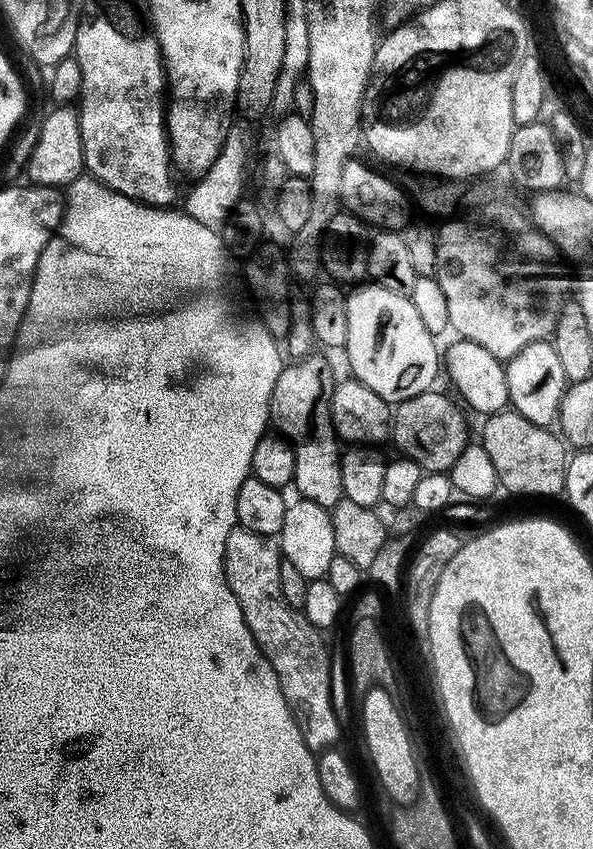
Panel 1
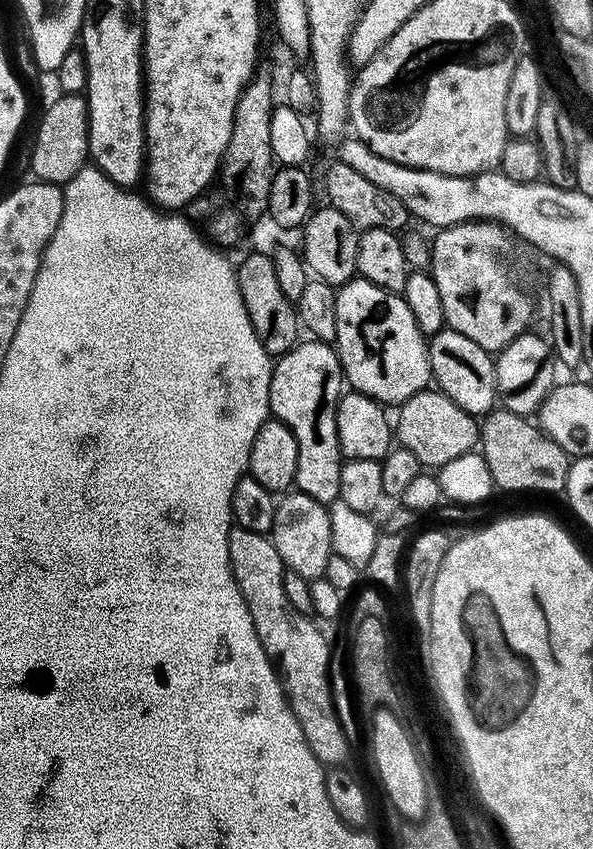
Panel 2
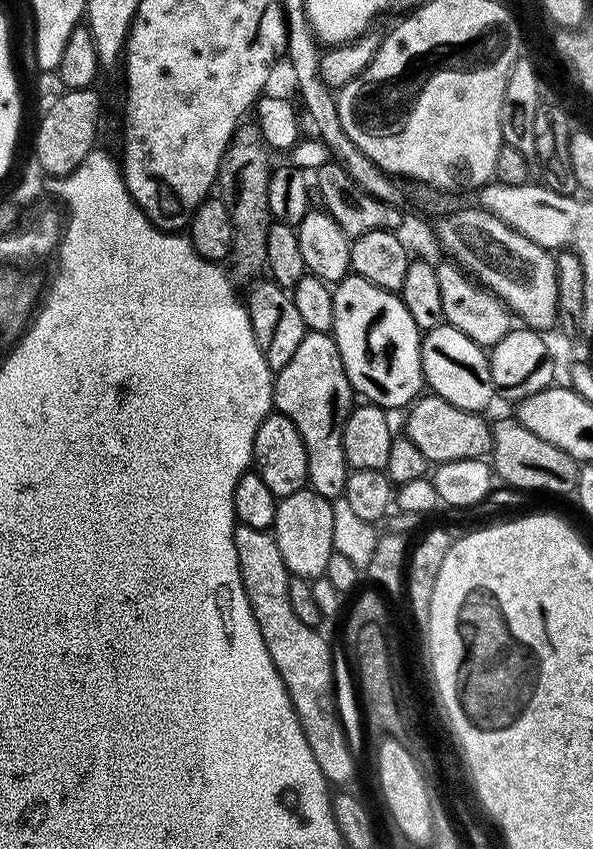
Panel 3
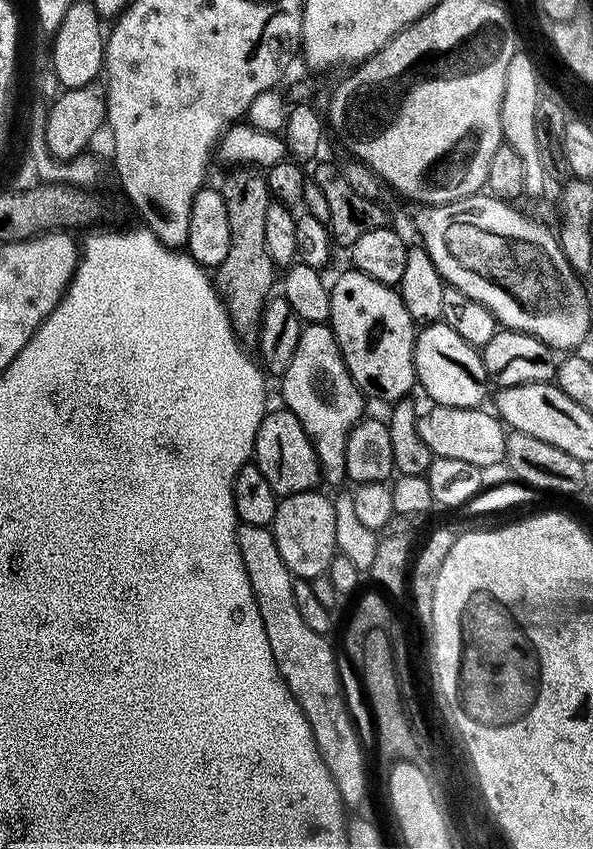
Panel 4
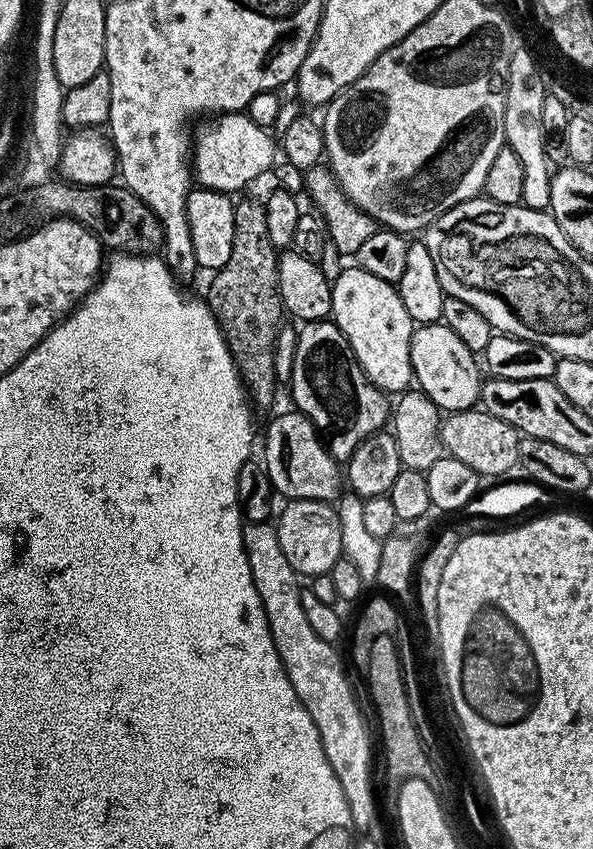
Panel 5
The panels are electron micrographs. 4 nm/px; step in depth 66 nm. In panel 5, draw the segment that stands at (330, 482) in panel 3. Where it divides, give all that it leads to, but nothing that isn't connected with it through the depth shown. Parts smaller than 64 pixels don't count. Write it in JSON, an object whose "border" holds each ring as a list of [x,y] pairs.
{"border":[[[331,319],[310,320],[299,329],[290,387],[295,411],[316,427],[337,462],[347,462],[367,436],[389,423],[389,397],[364,376],[348,340]]]}

